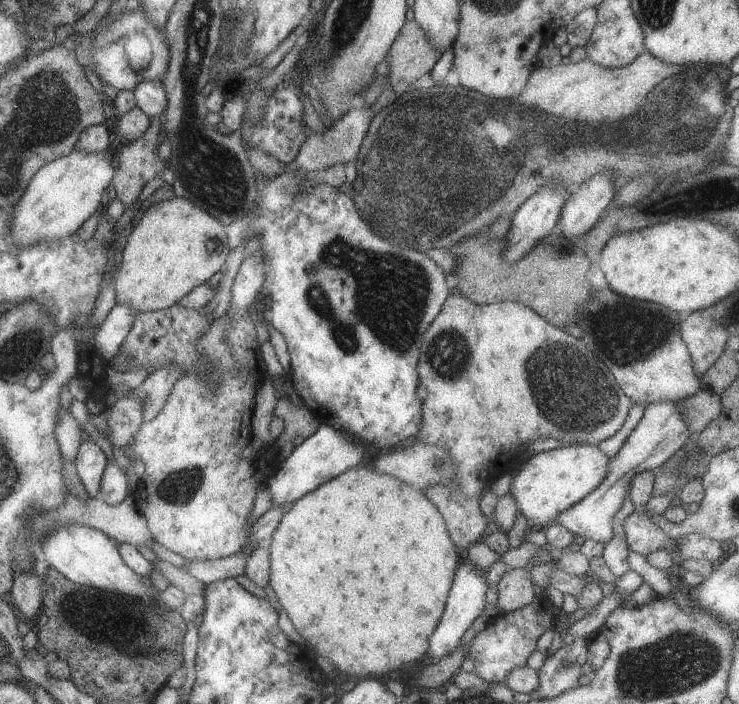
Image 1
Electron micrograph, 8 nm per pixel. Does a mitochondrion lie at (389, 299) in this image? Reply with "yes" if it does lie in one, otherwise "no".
yes

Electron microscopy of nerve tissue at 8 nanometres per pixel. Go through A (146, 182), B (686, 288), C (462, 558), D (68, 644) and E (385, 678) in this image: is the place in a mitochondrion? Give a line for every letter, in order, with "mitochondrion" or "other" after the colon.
A: other
B: other
C: other
D: mitochondrion
E: other

